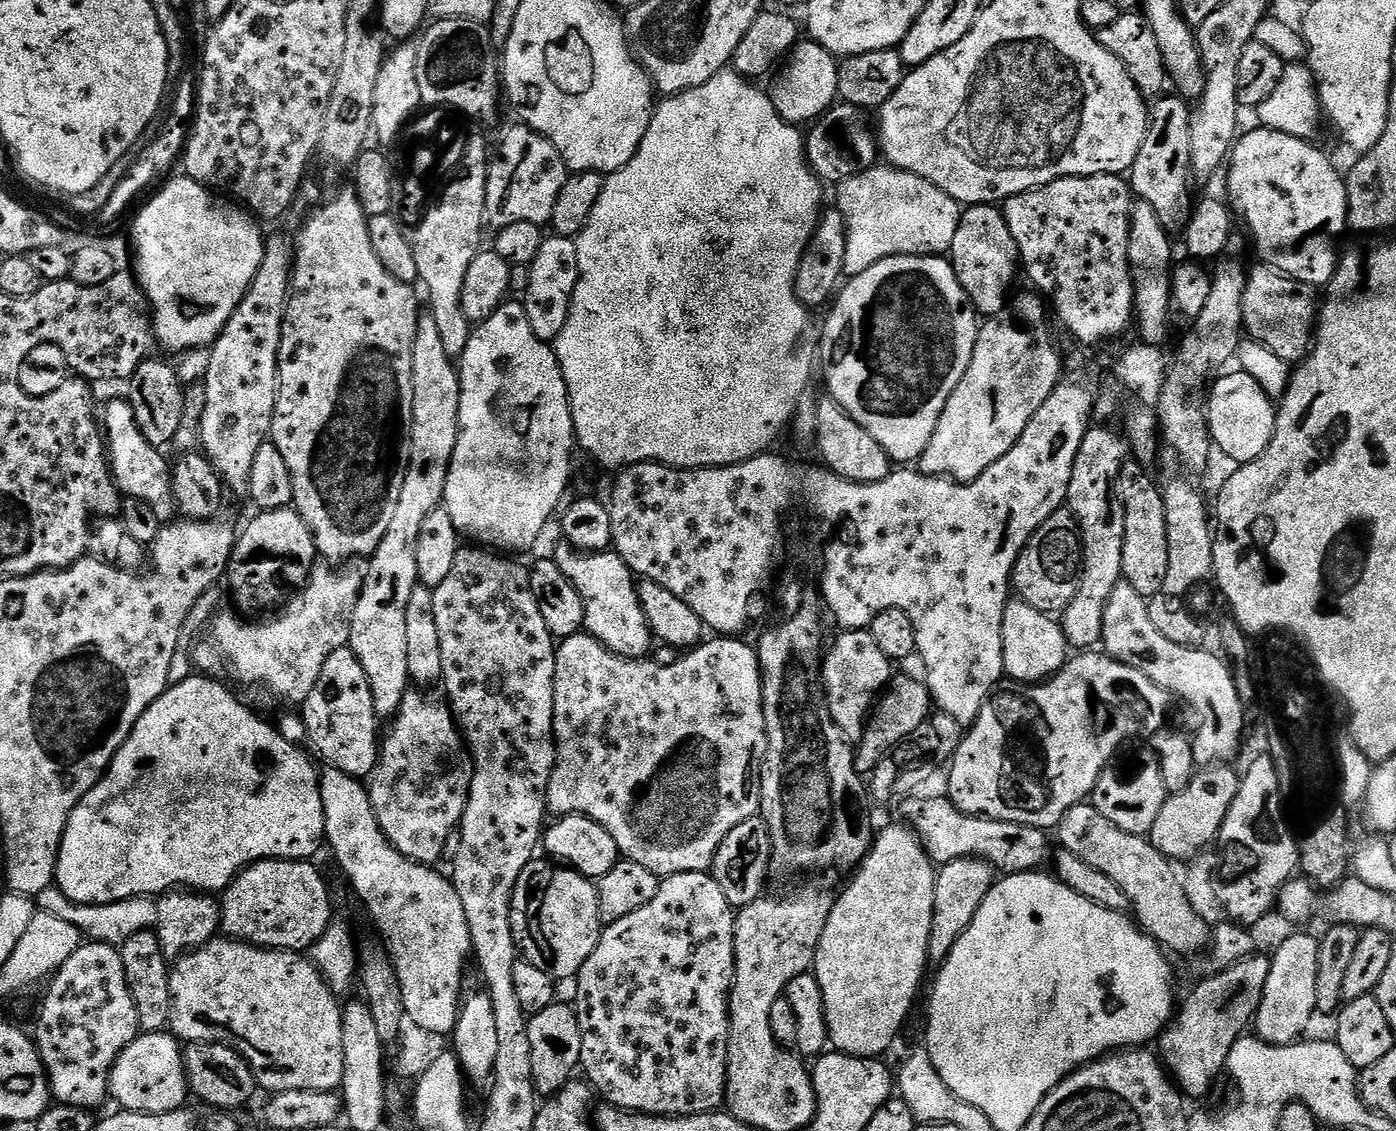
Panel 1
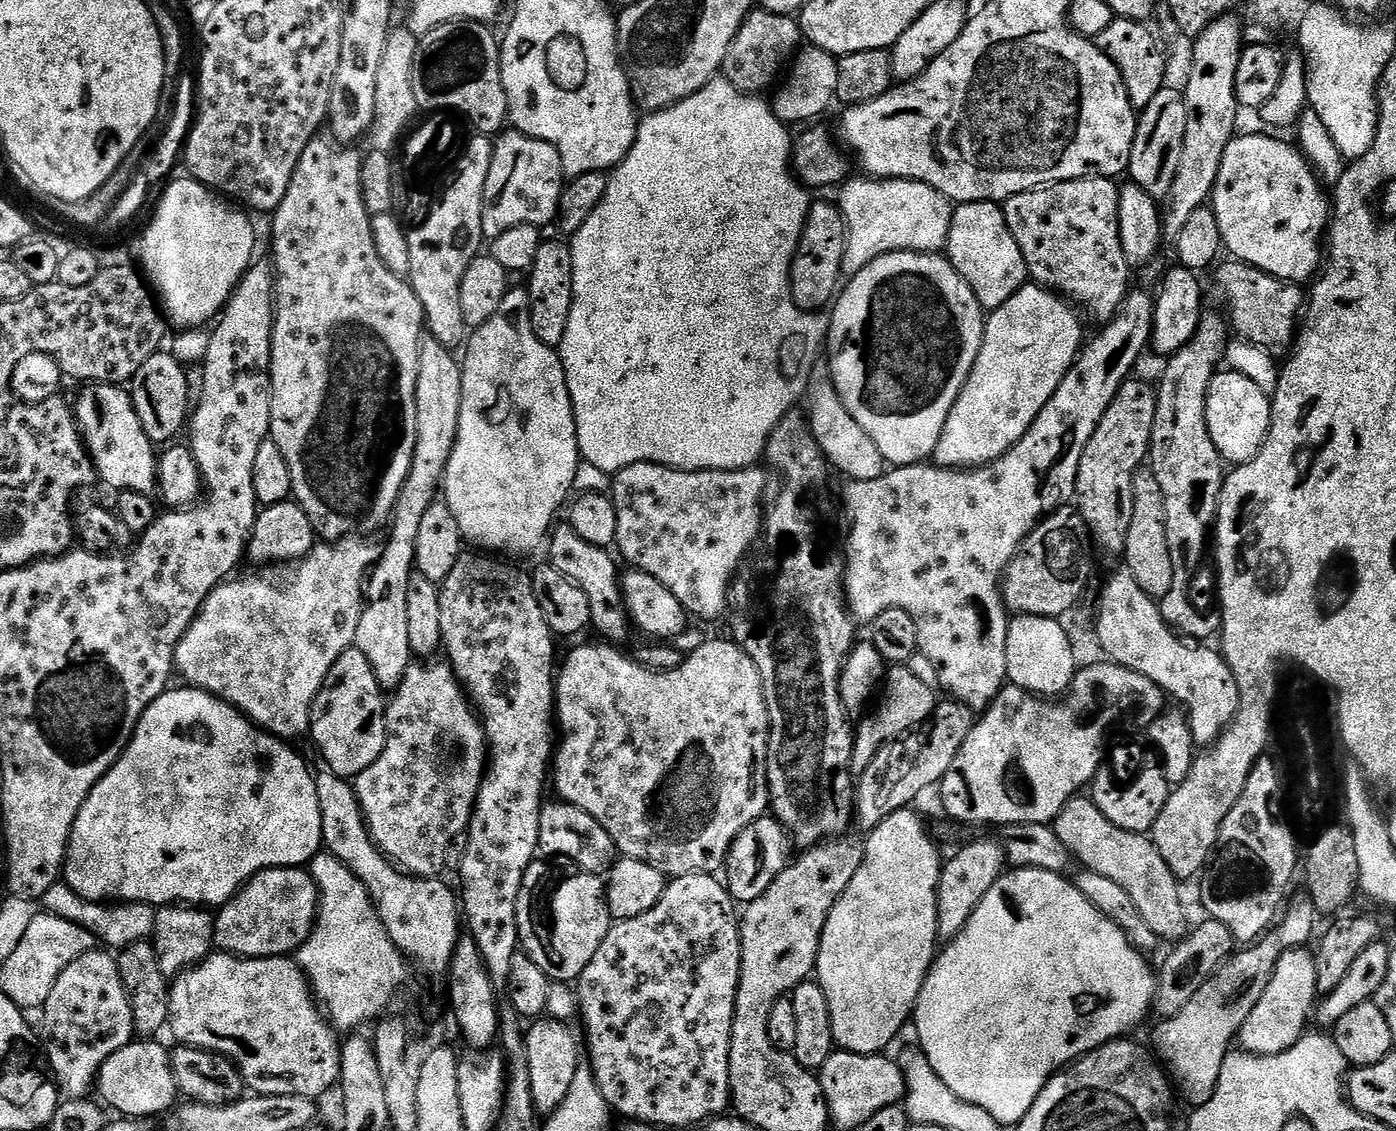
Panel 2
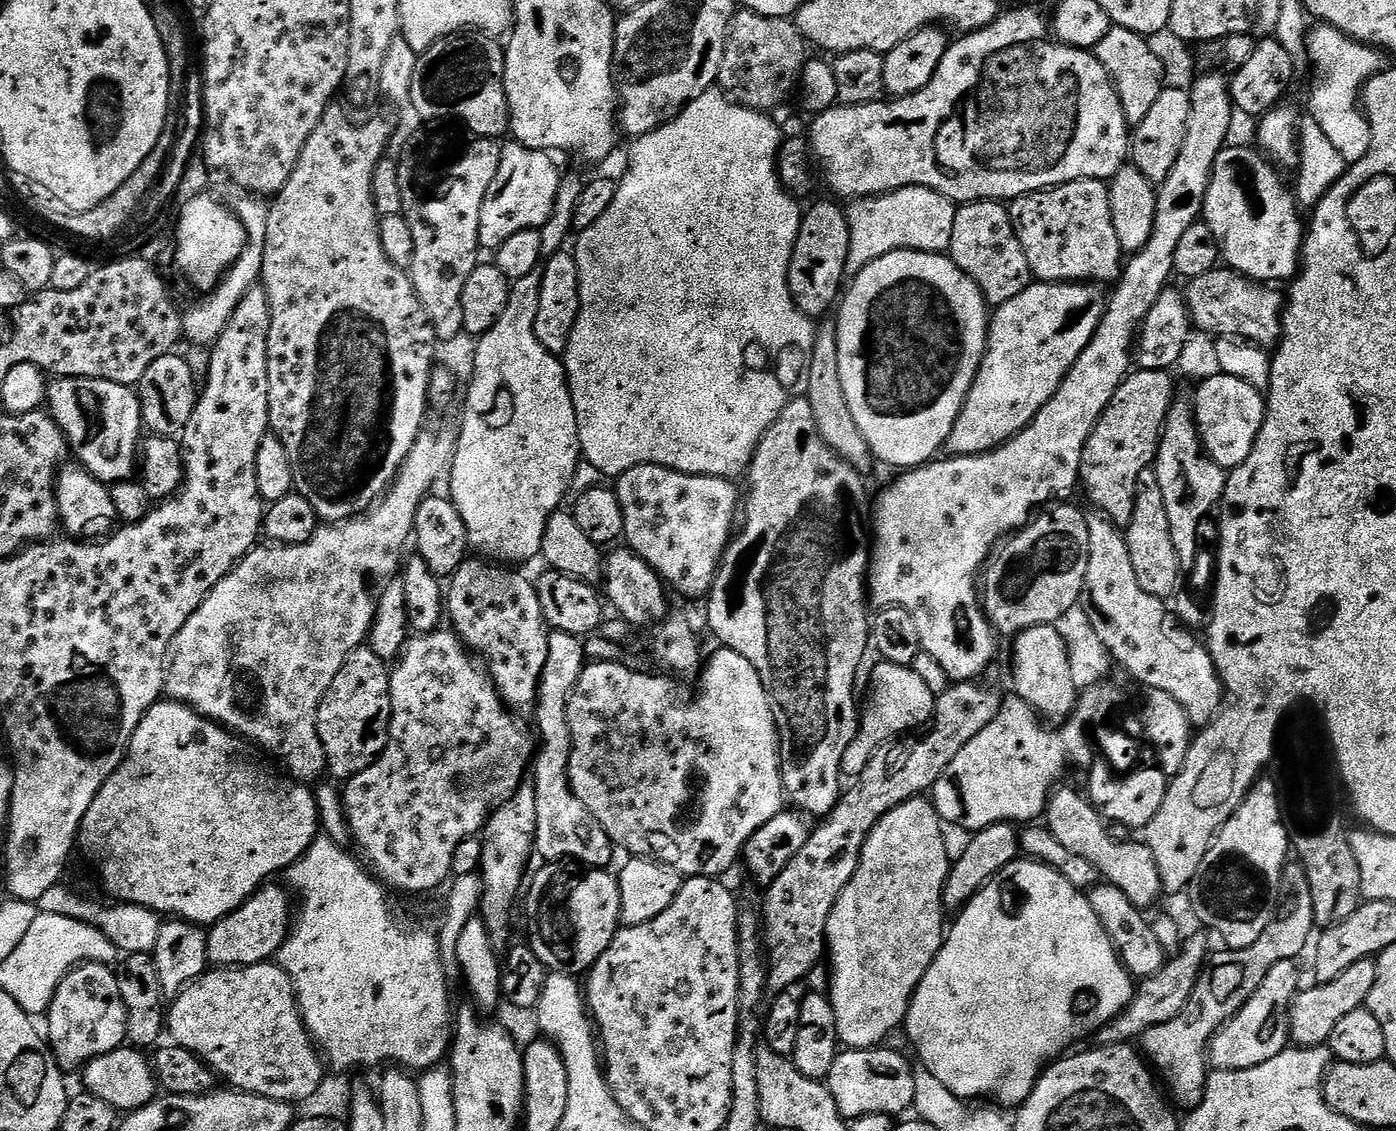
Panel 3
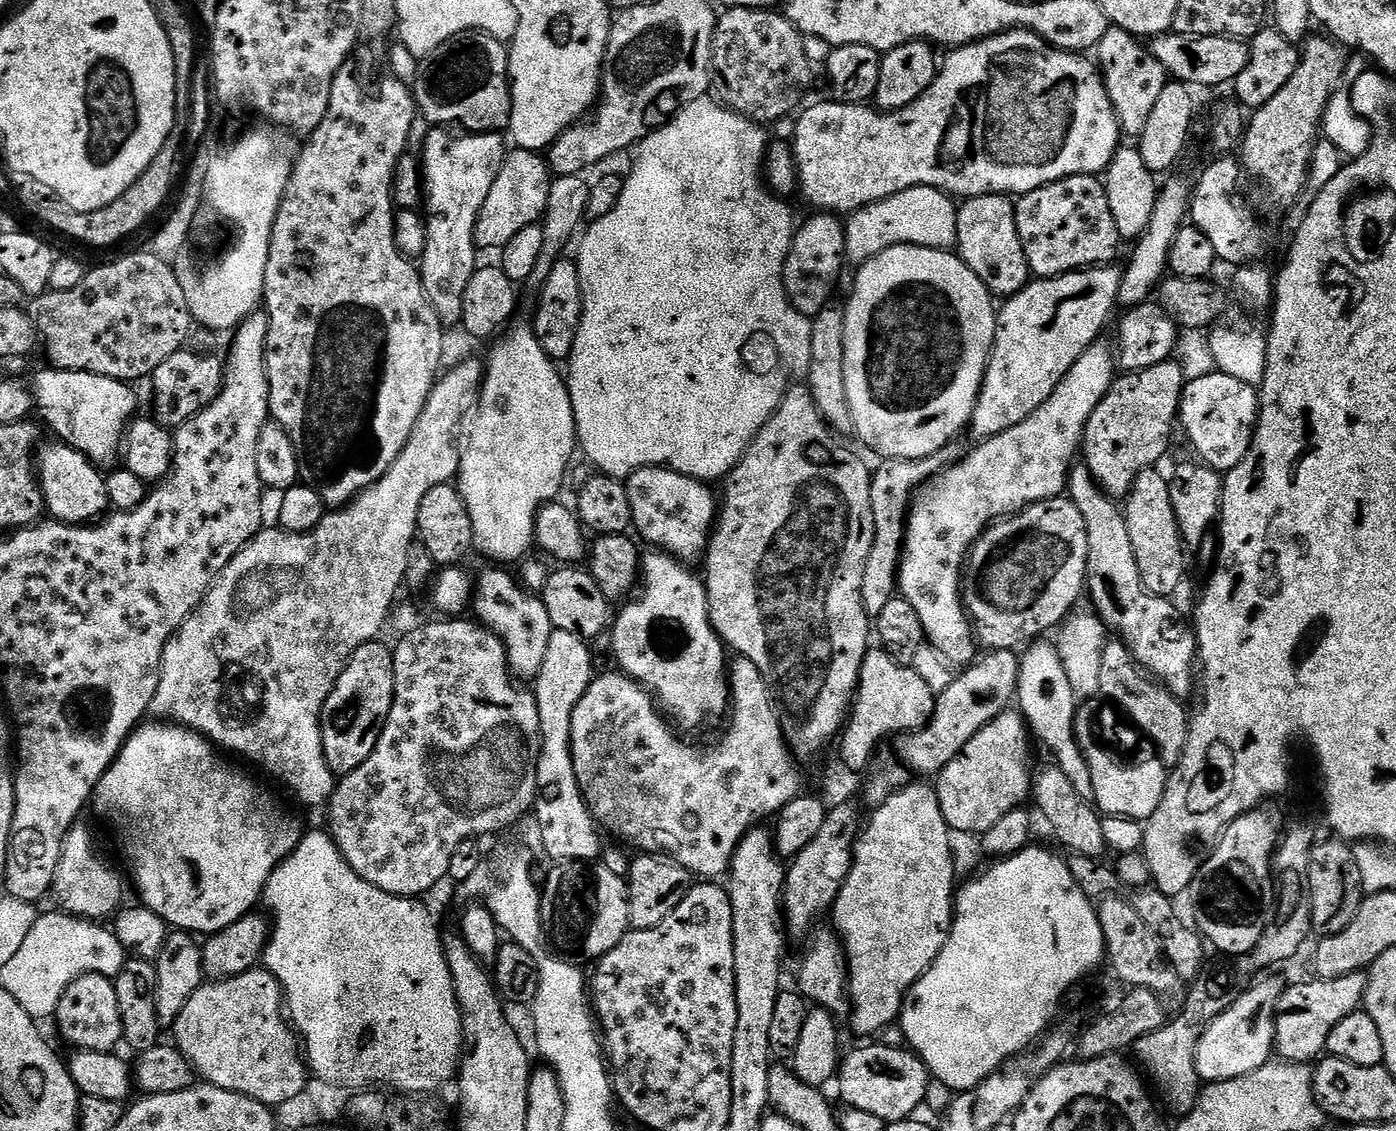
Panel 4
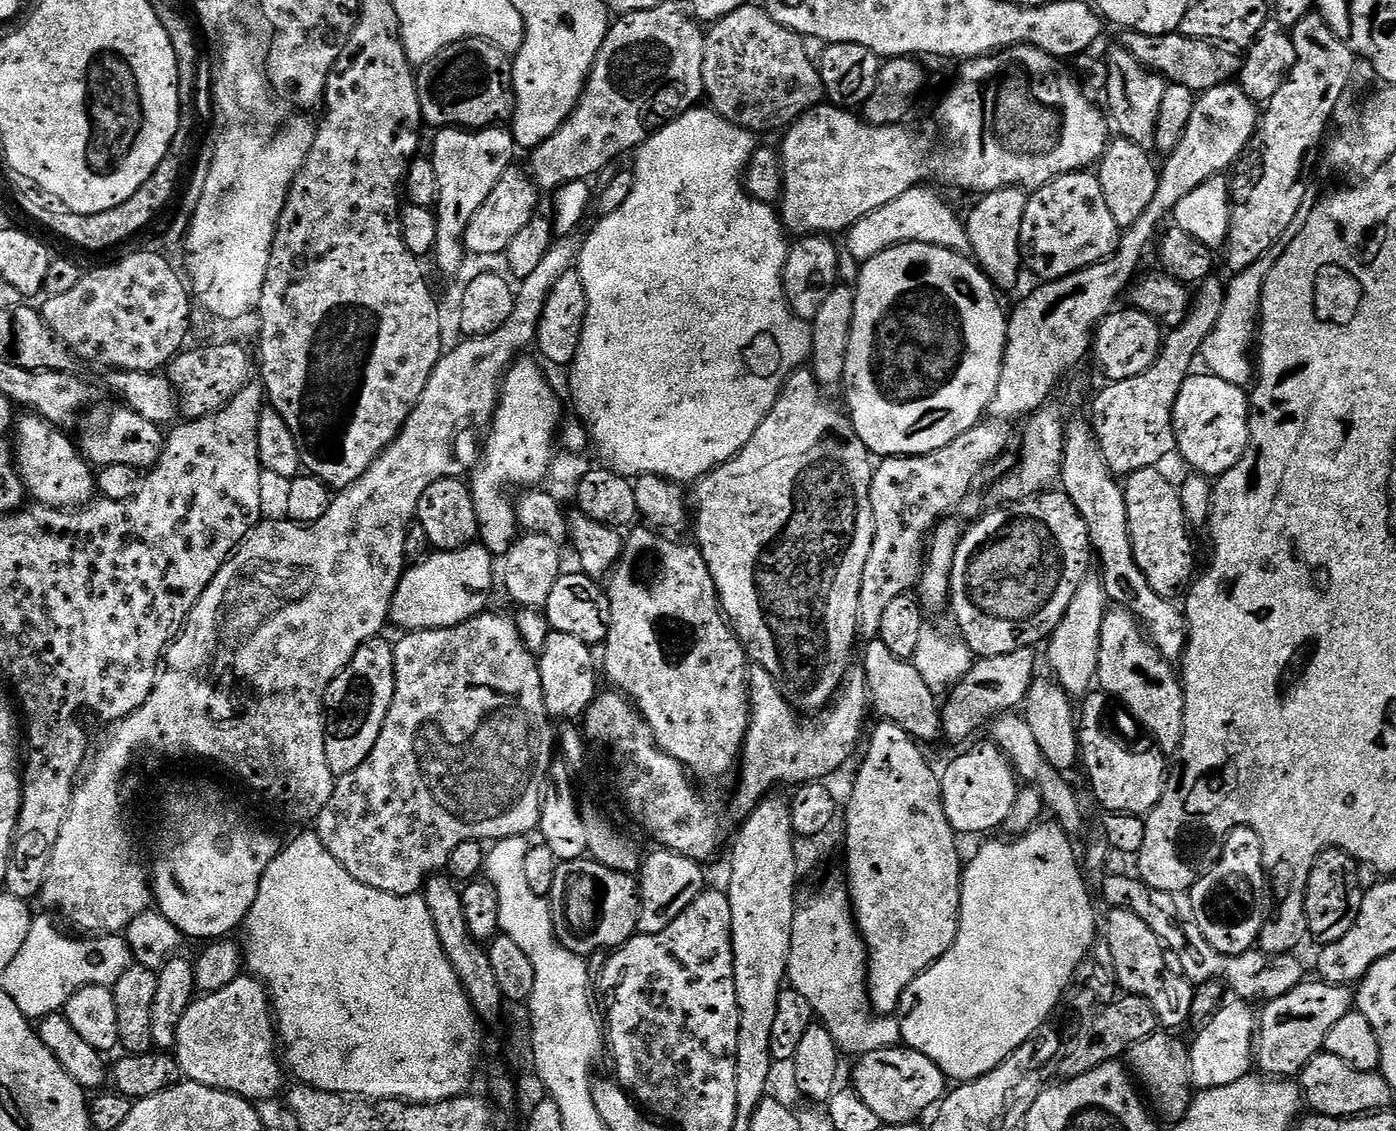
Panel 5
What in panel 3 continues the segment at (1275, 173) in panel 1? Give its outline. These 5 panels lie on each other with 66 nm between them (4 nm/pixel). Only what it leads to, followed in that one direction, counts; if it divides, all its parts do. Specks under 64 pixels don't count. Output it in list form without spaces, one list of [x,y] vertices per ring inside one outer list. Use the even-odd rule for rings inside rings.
[[[1226,146],[1218,154],[1212,167],[1210,186],[1206,190],[1203,223],[1210,226],[1220,247],[1223,263],[1234,272],[1241,272],[1249,280],[1257,282],[1291,281],[1302,267],[1302,249],[1306,235],[1306,220],[1300,217],[1302,208],[1296,200],[1296,193],[1283,180],[1281,173],[1271,160],[1265,158],[1255,147],[1232,148]]]

